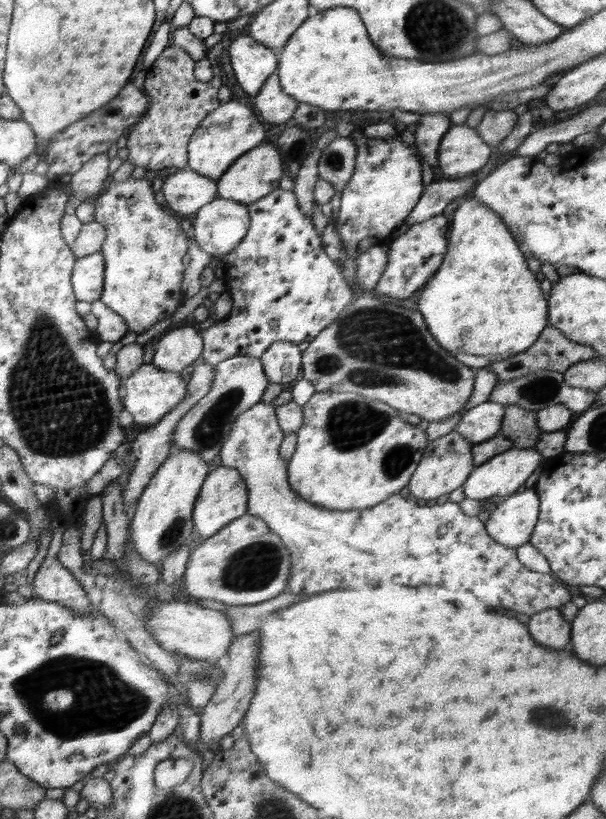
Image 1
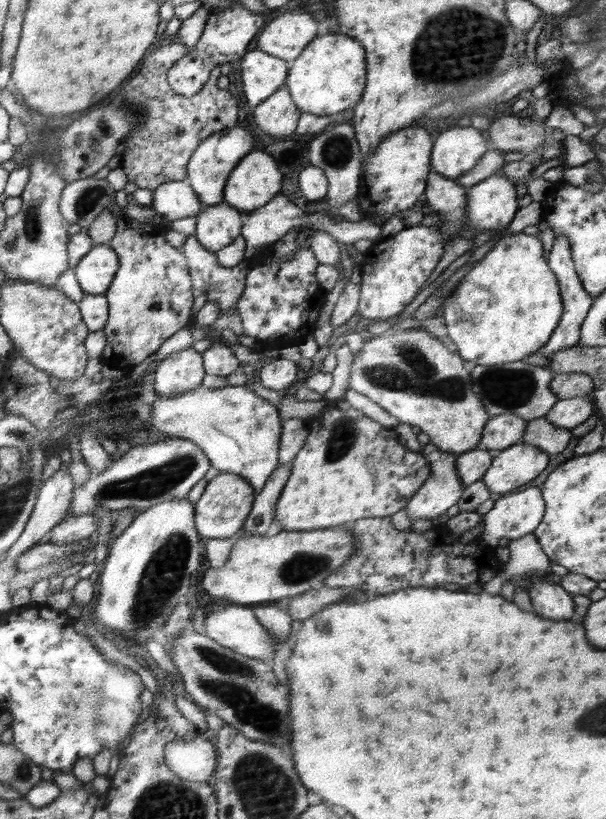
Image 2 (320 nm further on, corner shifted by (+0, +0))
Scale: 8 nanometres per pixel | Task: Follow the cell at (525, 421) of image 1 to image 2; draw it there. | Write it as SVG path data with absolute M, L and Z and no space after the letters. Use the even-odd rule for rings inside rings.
M544 416L527 421L527 430L523 434L522 443L539 447L546 454L560 454L571 438L571 429L554 426Z

